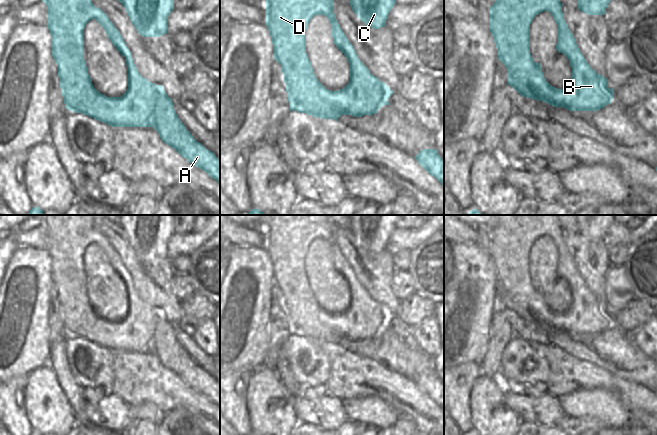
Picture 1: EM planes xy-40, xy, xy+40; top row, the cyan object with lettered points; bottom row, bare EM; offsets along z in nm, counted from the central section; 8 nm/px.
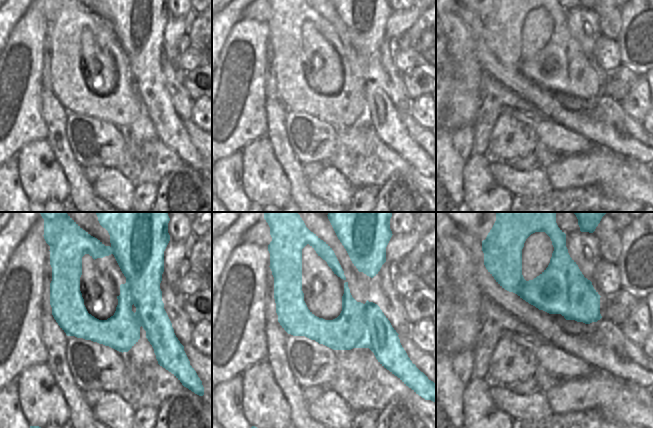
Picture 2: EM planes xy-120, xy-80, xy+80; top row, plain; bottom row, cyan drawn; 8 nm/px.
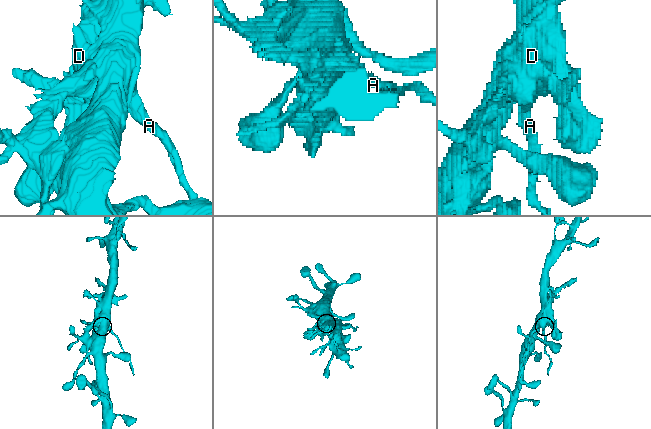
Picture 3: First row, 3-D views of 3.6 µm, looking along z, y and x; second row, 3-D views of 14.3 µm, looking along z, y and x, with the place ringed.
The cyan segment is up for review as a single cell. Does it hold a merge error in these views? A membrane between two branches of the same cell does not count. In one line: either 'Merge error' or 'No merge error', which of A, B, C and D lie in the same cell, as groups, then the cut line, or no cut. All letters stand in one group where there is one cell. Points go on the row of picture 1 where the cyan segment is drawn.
No merge error. Groups: A B C D. No split

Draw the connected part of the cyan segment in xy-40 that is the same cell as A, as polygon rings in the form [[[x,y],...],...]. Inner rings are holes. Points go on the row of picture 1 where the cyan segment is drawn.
[[[42,0],[48,8],[48,24],[52,36],[52,57],[58,66],[60,88],[66,109],[75,113],[87,115],[111,127],[153,127],[164,143],[175,149],[182,157],[195,167],[205,171],[210,177],[220,183],[220,160],[204,145],[199,143],[178,118],[172,99],[166,94],[161,85],[155,85],[145,79],[137,70],[132,54],[126,46],[120,32],[108,18],[106,13],[94,6],[91,0]],[[95,19],[105,30],[114,47],[125,58],[128,69],[128,88],[121,97],[107,97],[99,93],[93,86],[84,60],[84,28],[86,24]]]

